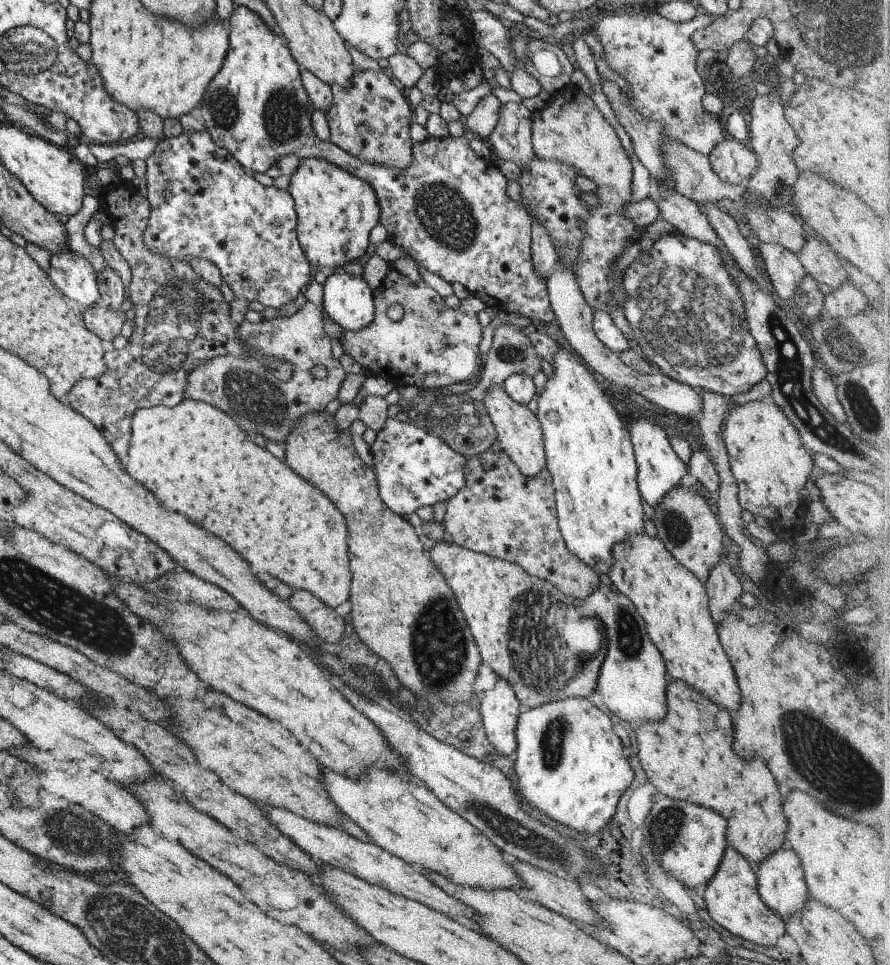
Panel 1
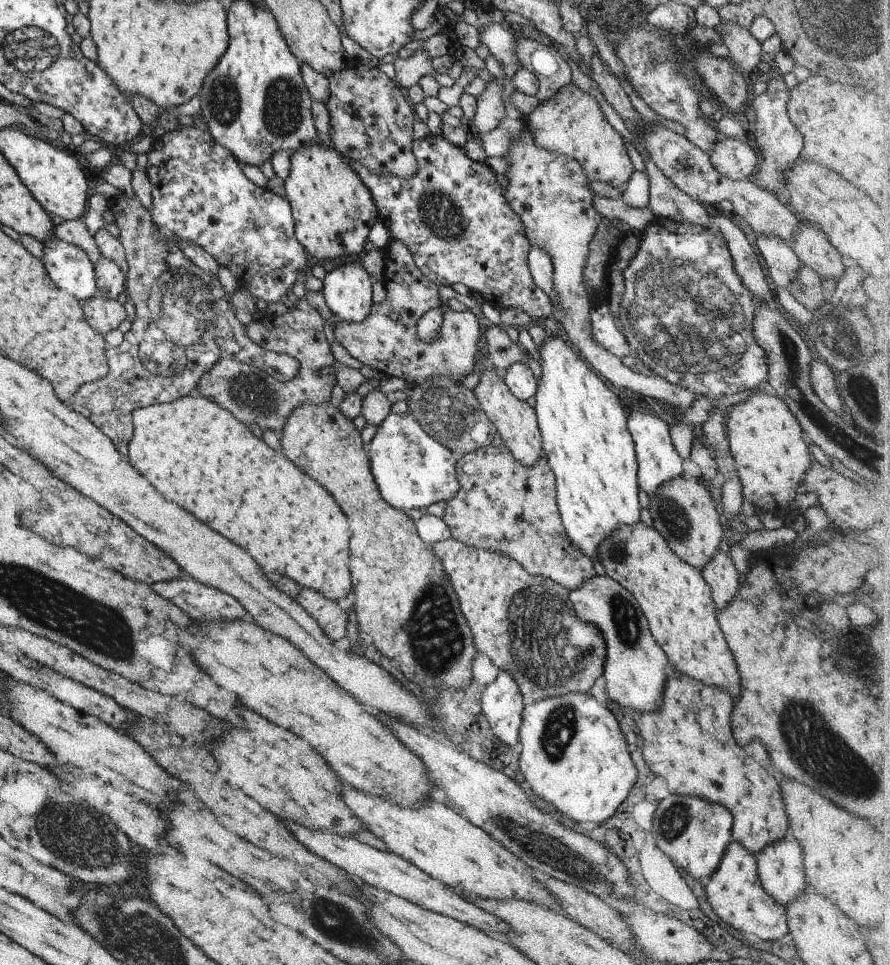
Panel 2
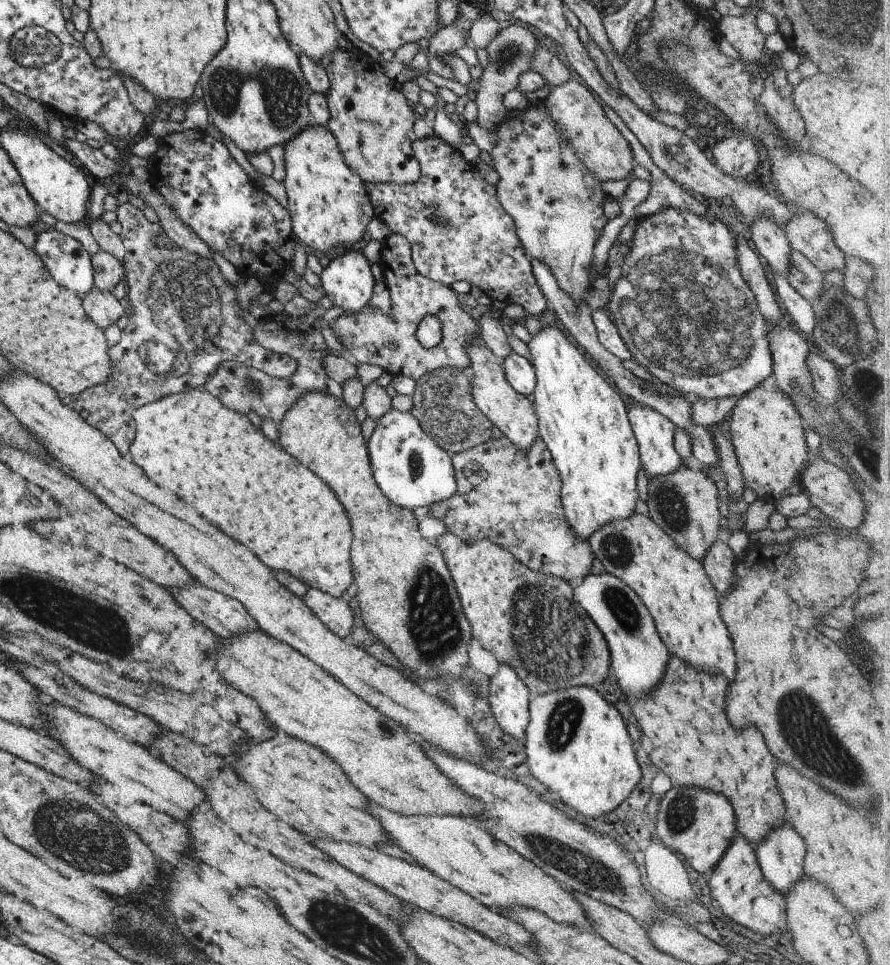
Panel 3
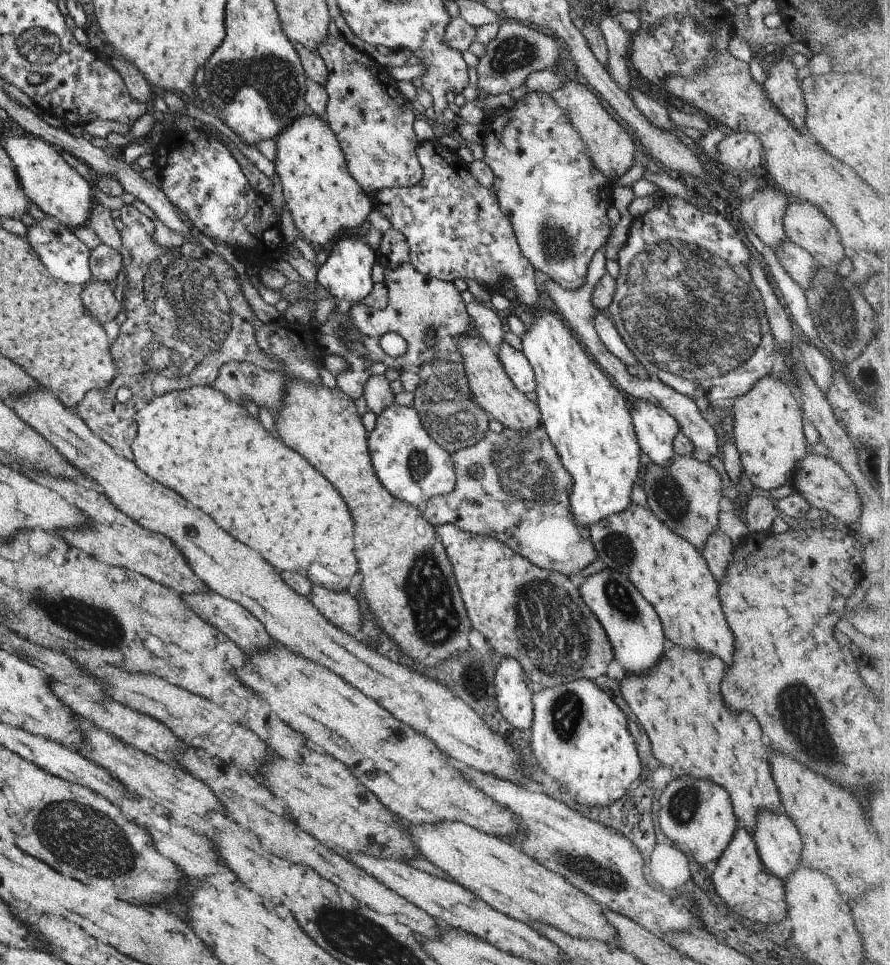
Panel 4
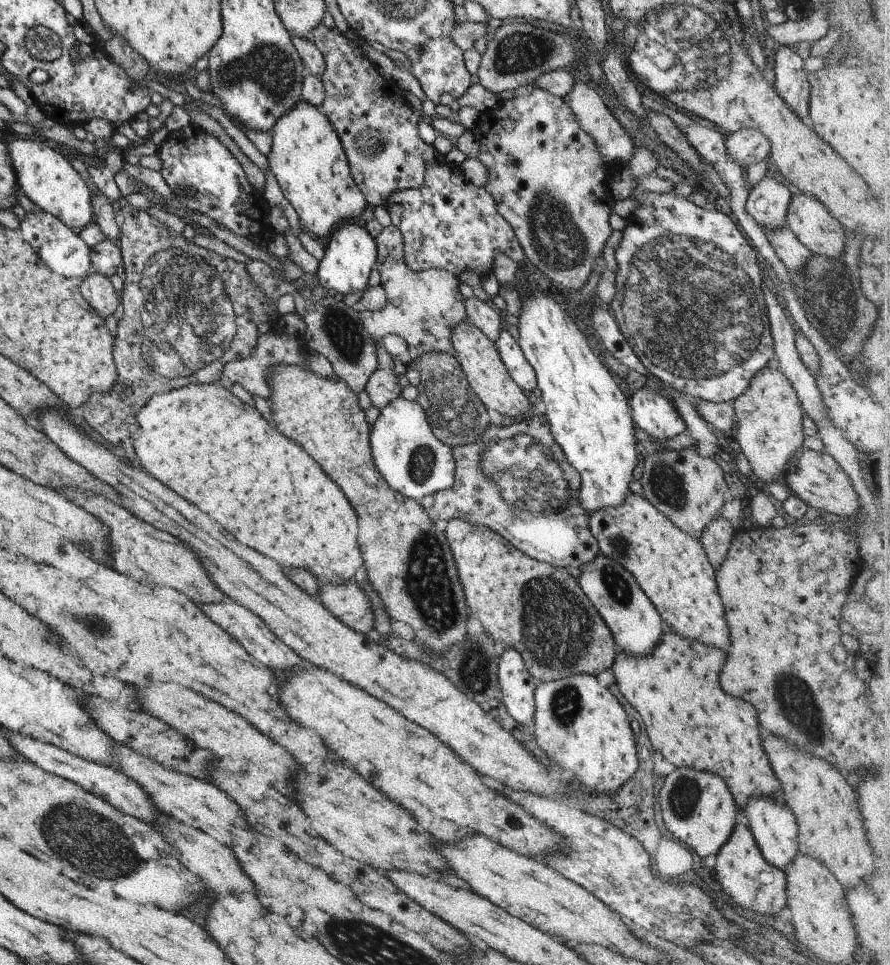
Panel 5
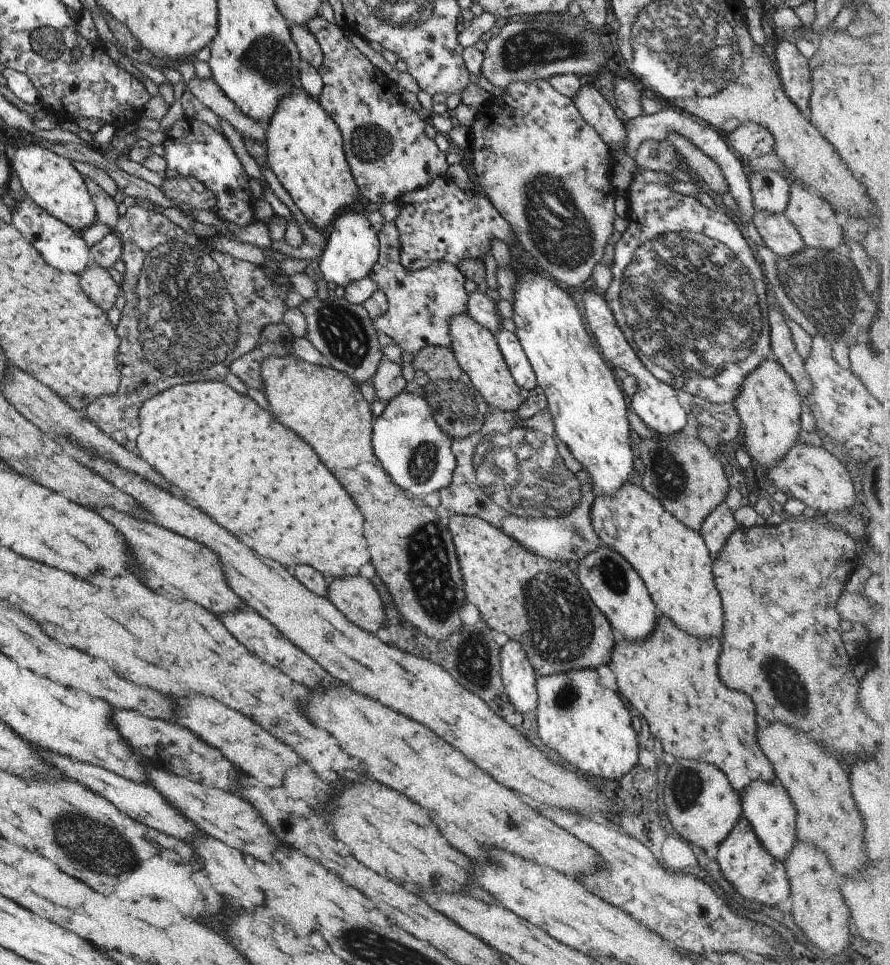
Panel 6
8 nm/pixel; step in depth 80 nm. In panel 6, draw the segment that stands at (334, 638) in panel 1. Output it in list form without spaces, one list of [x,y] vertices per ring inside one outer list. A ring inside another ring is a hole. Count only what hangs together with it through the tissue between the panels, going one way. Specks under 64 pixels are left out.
[[[343,575],[343,578],[328,580],[325,598],[344,617],[361,630],[375,633],[384,622],[384,608],[377,590],[366,577]]]

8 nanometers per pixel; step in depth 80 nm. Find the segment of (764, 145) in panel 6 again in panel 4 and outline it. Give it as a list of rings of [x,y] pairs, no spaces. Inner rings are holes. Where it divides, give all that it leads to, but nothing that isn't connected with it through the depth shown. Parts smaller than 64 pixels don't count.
[[[739,130],[717,143],[717,162],[721,164],[721,170],[730,175],[739,170],[748,171],[761,163],[761,149],[762,144],[756,134]]]

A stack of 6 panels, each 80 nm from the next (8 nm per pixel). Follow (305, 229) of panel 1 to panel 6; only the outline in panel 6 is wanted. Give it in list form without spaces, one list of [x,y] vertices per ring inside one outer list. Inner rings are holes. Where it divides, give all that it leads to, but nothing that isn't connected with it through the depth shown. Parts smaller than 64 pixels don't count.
[[[301,86],[277,101],[274,113],[264,130],[264,144],[265,164],[275,174],[295,206],[315,228],[325,228],[337,215],[357,202],[355,200],[359,192],[343,154],[341,133],[333,119],[321,108],[318,99],[313,98]]]

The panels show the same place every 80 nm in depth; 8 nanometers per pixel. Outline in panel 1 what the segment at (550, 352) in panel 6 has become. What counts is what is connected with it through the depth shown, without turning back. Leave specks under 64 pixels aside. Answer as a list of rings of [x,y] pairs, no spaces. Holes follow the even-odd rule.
[[[557,347],[557,351],[553,354],[553,363],[551,375],[546,377],[546,382],[543,386],[543,391],[536,399],[537,407],[534,415],[540,424],[542,432],[544,455],[546,460],[545,470],[548,471],[551,477],[552,487],[554,490],[554,505],[556,517],[558,518],[558,529],[560,530],[564,545],[577,557],[582,560],[587,566],[590,566],[597,574],[605,573],[609,566],[612,565],[613,559],[610,553],[613,543],[622,541],[628,537],[629,533],[643,533],[643,508],[641,507],[641,498],[636,483],[636,462],[634,459],[631,439],[628,430],[621,423],[619,414],[609,402],[609,398],[603,393],[603,390],[593,378],[591,370],[586,367],[581,360],[562,348]]]

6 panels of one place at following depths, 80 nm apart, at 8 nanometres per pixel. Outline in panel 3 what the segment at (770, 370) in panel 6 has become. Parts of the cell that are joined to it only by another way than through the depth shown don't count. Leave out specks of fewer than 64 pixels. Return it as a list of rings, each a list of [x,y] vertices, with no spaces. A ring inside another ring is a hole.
[[[761,383],[738,397],[729,414],[730,441],[742,472],[744,486],[755,492],[757,499],[771,500],[774,503],[785,496],[783,491],[786,488],[798,483],[800,470],[811,455],[805,445],[798,410],[782,390]]]

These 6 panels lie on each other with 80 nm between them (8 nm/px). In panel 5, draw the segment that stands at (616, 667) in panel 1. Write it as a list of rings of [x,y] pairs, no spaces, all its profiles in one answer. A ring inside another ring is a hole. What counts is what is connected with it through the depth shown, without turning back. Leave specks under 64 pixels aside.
[[[597,553],[590,561],[582,564],[578,585],[610,630],[618,652],[644,656],[657,644],[665,625],[633,575],[615,559]]]

